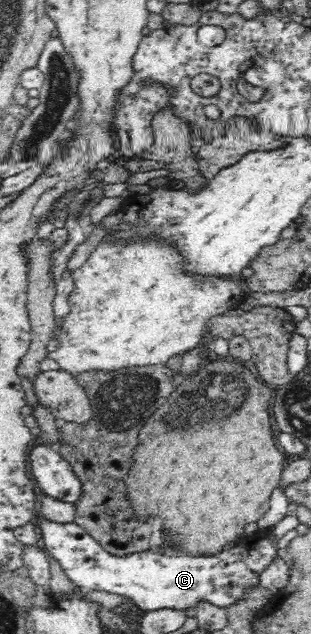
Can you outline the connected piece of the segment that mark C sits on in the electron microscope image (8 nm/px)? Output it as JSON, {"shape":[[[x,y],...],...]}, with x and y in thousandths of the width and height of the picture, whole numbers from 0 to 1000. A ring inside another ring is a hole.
{"shape":[[[119,815],[113,822],[122,845],[129,847],[138,868],[158,871],[203,896],[222,915],[241,926],[264,932],[312,931],[312,934],[354,934],[421,945],[450,965],[514,959],[553,959],[595,962],[624,957],[640,946],[666,946],[711,957],[736,956],[749,948],[768,946],[801,924],[833,921],[833,907],[891,880],[891,856],[884,845],[865,838],[842,838],[810,858],[794,864],[775,858],[775,864],[736,864],[698,871],[678,877],[627,877],[614,874],[524,874],[489,868],[431,871],[376,877],[338,868],[312,850],[286,844],[260,830],[244,825],[193,826],[170,825],[151,819]]]}

